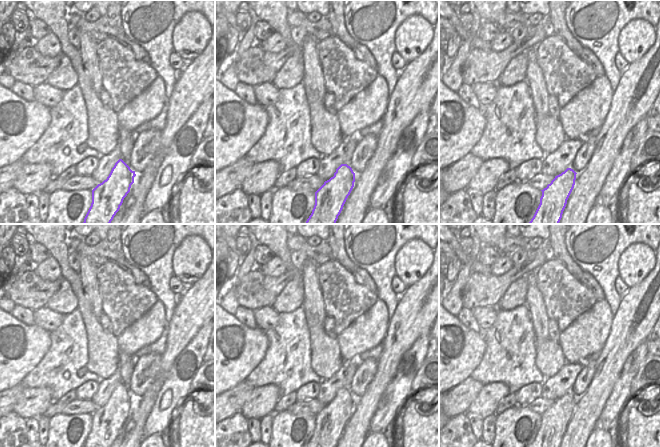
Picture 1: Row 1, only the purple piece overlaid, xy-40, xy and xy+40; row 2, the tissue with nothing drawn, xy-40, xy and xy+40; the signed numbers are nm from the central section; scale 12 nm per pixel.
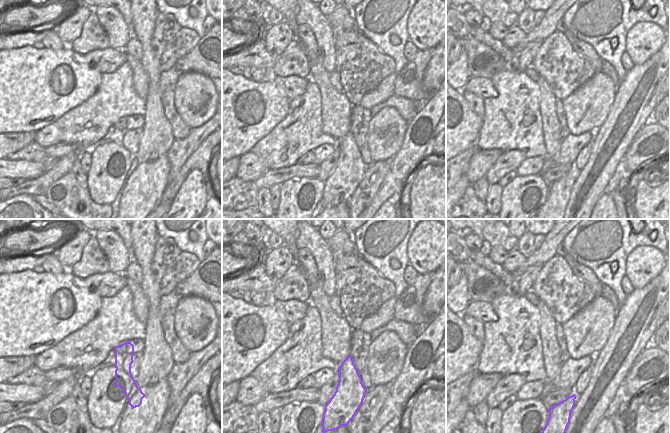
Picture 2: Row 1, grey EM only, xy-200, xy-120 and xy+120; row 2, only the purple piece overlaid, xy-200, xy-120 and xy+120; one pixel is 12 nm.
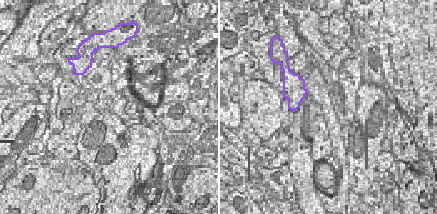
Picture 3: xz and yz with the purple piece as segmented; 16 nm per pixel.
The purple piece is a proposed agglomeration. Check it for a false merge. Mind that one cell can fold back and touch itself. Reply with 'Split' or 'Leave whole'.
Split.

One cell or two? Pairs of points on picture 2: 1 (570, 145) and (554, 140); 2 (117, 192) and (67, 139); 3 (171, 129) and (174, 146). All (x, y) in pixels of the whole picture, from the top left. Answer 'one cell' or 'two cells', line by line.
1: two cells
2: two cells
3: one cell

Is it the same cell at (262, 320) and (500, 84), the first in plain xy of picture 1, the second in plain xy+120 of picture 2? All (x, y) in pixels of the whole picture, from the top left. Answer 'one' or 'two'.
two

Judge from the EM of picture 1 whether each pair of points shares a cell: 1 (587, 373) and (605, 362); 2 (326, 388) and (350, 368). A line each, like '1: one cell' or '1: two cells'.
1: two cells
2: one cell

